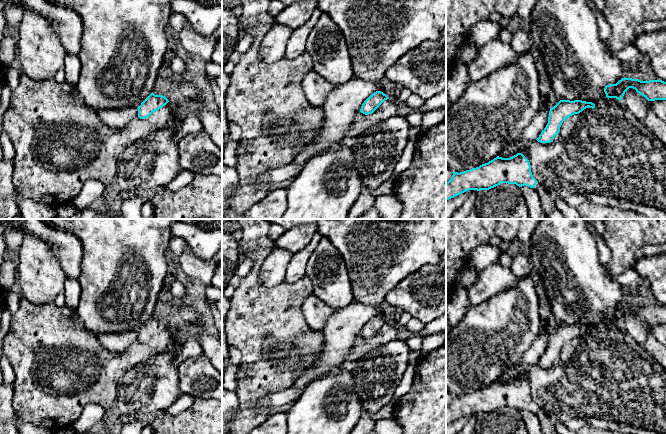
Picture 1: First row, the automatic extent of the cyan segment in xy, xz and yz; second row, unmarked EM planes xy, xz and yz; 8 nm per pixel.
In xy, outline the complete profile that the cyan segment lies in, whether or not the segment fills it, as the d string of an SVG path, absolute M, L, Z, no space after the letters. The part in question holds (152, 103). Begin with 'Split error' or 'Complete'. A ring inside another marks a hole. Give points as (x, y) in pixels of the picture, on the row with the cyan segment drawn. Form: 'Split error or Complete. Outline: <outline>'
Complete. Outline: M153 92L141 103L138 109L138 117L145 119L153 112L159 110L168 103L168 99L162 95L155 95Z

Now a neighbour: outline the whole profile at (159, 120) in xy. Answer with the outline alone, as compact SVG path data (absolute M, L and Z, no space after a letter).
M20 71L19 84L12 92L10 105L2 120L3 132L9 136L15 151L12 183L22 197L44 203L51 208L72 203L87 180L99 180L105 187L115 183L118 160L125 148L139 139L158 136L175 116L176 106L168 102L145 119L136 117L123 128L110 128L100 120L96 111L85 104L75 85L66 81L58 83L55 79L33 80Z

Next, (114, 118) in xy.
M136 107L102 109L97 114L106 126L119 129L125 127L132 119L138 117L138 109Z

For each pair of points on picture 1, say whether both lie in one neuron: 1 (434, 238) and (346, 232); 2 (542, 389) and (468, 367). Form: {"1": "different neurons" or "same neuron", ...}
{"1": "same neuron", "2": "different neurons"}

